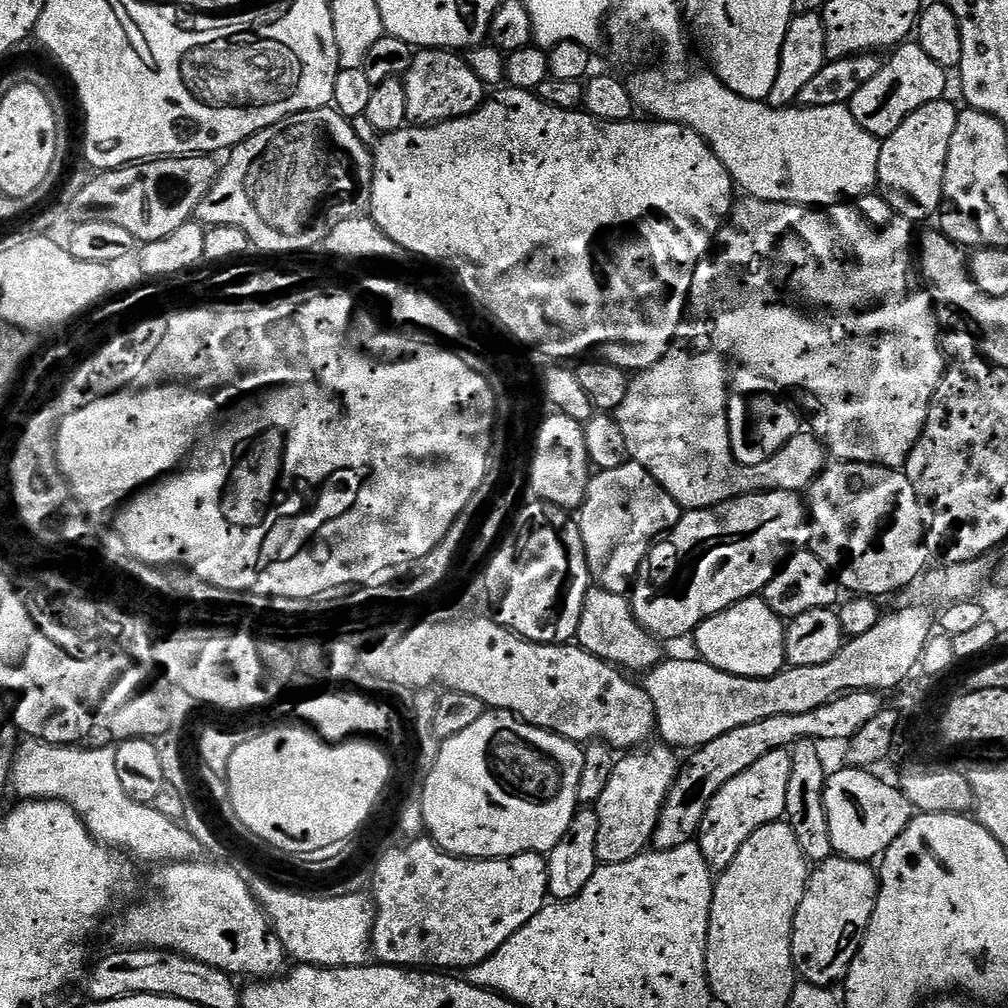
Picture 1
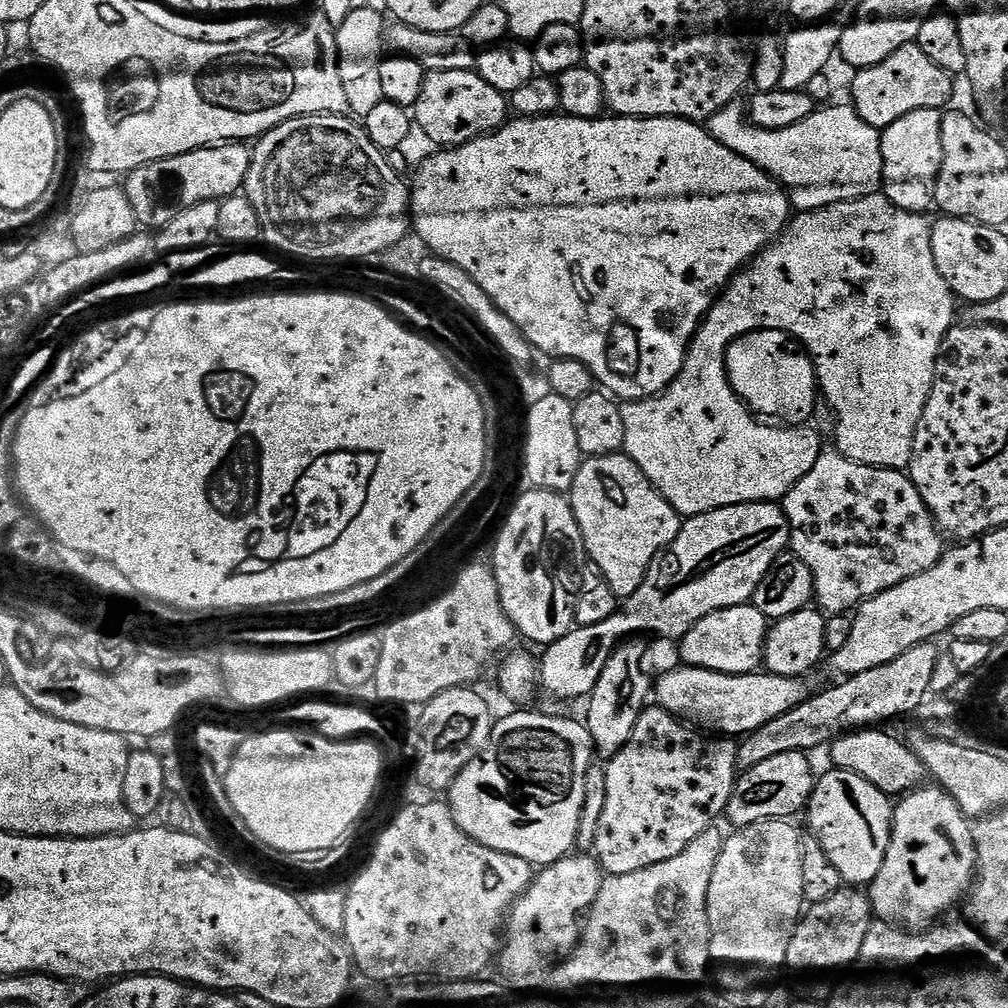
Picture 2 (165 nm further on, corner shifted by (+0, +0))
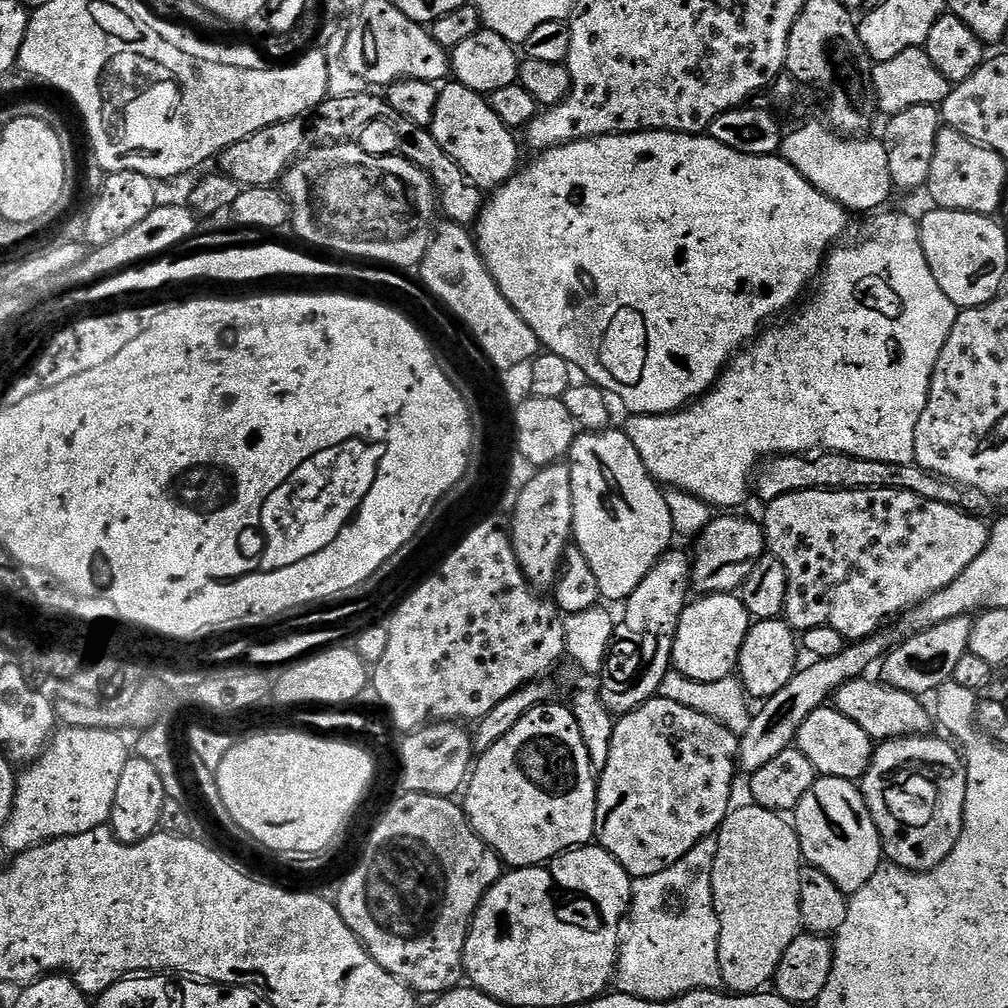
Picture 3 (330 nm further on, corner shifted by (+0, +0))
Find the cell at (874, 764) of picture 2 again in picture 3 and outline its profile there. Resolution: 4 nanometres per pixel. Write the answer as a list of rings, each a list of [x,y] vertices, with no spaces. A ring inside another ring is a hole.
[[[825,706],[814,710],[806,722],[796,731],[795,747],[800,749],[806,758],[816,767],[820,776],[842,778],[853,782],[864,779],[864,771],[872,763],[874,741],[862,730],[858,723],[852,722],[846,714],[842,714],[835,706]]]

